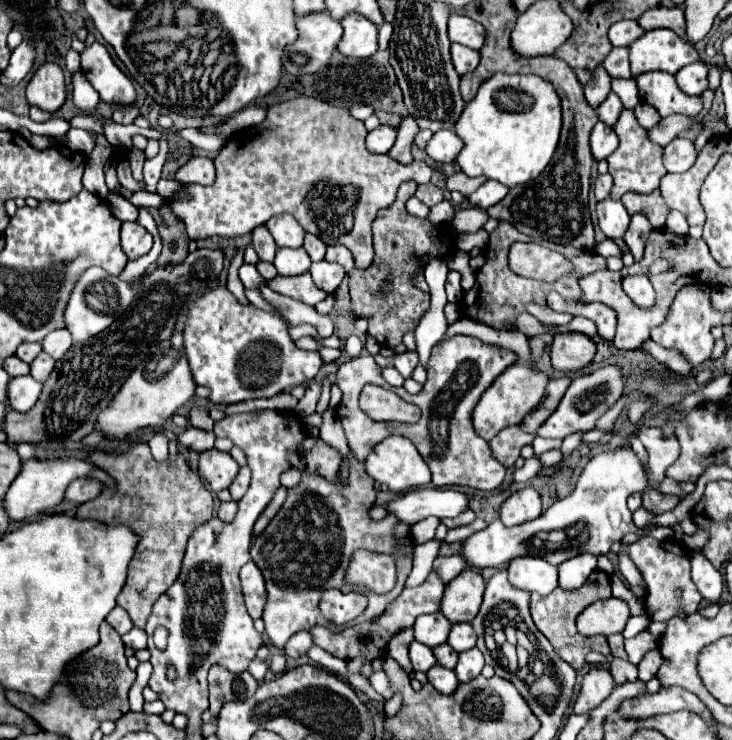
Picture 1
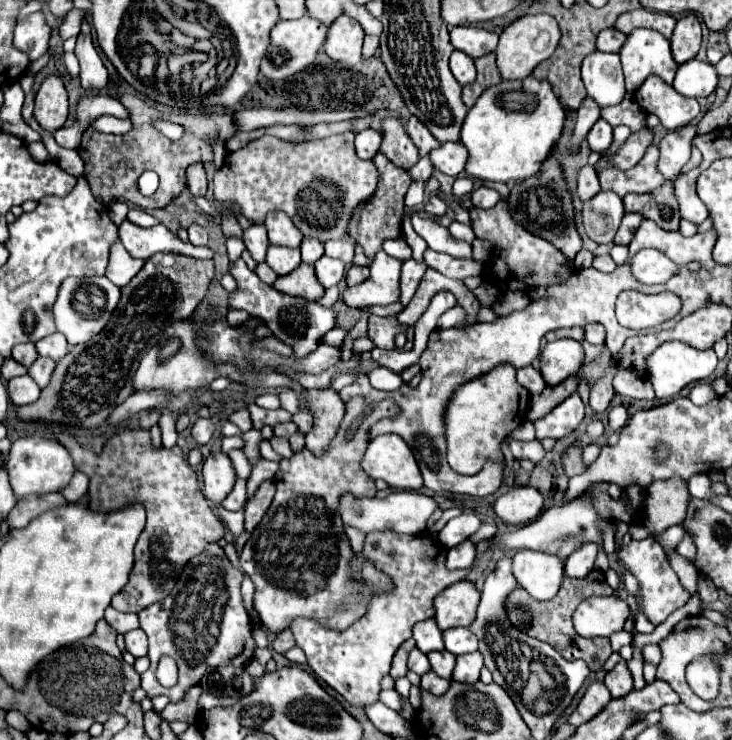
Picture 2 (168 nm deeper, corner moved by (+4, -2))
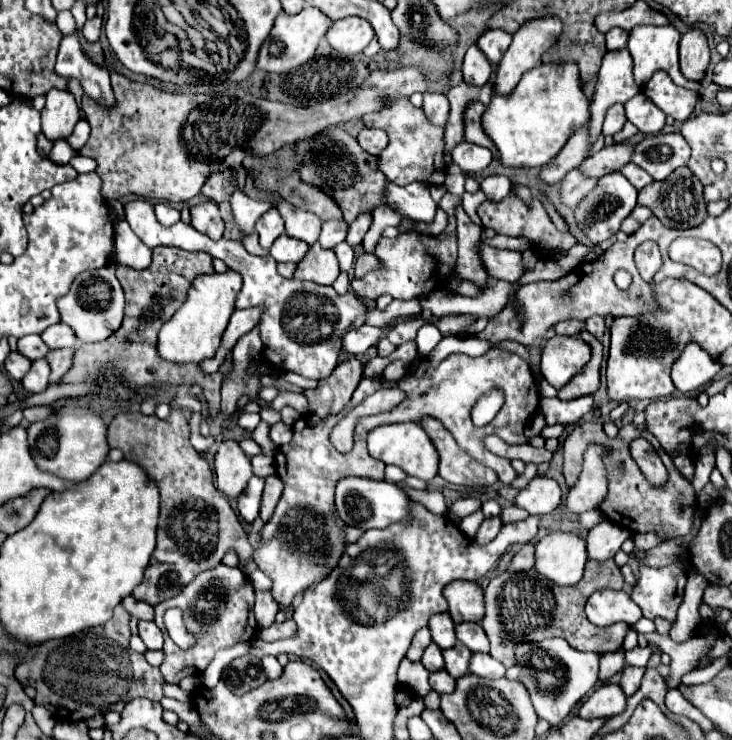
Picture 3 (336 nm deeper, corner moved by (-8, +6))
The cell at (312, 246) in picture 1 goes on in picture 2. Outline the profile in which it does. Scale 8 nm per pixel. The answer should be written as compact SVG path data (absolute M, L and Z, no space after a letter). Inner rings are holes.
M304 237L300 249L302 249L302 261L308 265L316 263L324 255L324 245L320 241L316 241L314 237Z

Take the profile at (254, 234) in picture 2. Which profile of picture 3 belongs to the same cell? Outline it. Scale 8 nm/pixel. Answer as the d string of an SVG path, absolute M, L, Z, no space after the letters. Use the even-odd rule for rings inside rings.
M270 209L258 219L256 231L260 235L260 245L264 249L270 249L270 245L284 233L284 221L282 221L278 209Z

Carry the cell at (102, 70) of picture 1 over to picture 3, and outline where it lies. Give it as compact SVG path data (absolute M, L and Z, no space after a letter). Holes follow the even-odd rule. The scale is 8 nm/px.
M96 15L94 19L86 19L86 23L84 23L84 27L82 27L82 35L90 41L90 43L94 43L94 41L98 41L98 37L100 37L100 27L102 27L102 19Z

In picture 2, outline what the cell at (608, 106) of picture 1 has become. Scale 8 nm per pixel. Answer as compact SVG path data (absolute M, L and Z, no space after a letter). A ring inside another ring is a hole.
M628 97L614 107L604 107L602 109L602 119L606 119L612 127L616 125L626 125L632 131L640 131L640 127L644 127L646 121L646 113L640 109L640 105L636 105L634 97Z

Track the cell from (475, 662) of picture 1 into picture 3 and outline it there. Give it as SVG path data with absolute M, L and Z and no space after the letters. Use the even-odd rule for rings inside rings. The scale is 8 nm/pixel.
M474 653L472 661L470 661L470 671L478 677L486 677L486 679L500 679L506 673L506 667L496 661L494 657L490 657L488 653Z

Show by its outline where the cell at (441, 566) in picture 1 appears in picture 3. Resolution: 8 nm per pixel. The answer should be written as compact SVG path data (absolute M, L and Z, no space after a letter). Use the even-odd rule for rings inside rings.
M500 515L490 517L490 519L484 519L474 539L476 539L480 545L486 545L488 541L492 541L492 539L494 539L494 537L500 533L502 525L504 525L504 523L502 523L502 517L500 517Z

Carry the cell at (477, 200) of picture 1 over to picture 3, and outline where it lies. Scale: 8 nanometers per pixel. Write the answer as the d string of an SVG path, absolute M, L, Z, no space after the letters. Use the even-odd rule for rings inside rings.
M490 175L486 177L482 183L480 183L480 189L484 191L486 199L490 201L500 201L504 197L508 197L510 189L512 189L512 183L508 177L504 175Z

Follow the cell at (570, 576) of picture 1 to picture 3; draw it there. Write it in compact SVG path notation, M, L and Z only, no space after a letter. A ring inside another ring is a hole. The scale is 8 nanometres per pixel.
M606 519L600 521L588 531L588 537L586 537L588 557L590 559L612 559L630 535L632 533L620 525L614 525Z

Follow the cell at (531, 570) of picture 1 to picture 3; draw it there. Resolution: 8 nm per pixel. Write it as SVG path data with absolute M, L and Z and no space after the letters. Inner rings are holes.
M554 531L536 545L536 571L558 585L576 585L586 561L586 539L578 533Z

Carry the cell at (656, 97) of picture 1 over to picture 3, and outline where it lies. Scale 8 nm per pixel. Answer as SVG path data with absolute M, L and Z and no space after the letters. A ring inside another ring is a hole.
M654 73L642 91L652 103L656 103L666 115L674 117L676 121L686 121L698 101L696 91L684 91L682 87L674 85L668 73Z

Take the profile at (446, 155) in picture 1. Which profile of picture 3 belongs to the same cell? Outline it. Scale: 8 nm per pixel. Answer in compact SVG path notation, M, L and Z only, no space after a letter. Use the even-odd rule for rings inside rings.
M462 141L462 143L454 149L452 159L454 159L454 163L456 163L464 173L480 173L480 171L484 171L484 169L490 165L492 153L490 153L490 149L486 149L486 147L480 147L480 145L472 145L472 143Z

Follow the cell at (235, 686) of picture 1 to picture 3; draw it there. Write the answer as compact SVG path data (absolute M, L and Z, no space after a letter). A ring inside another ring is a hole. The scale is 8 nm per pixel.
M240 657L234 659L224 671L222 671L222 681L226 687L236 693L244 695L256 687L260 687L266 681L266 673L260 665L260 659L256 657Z

